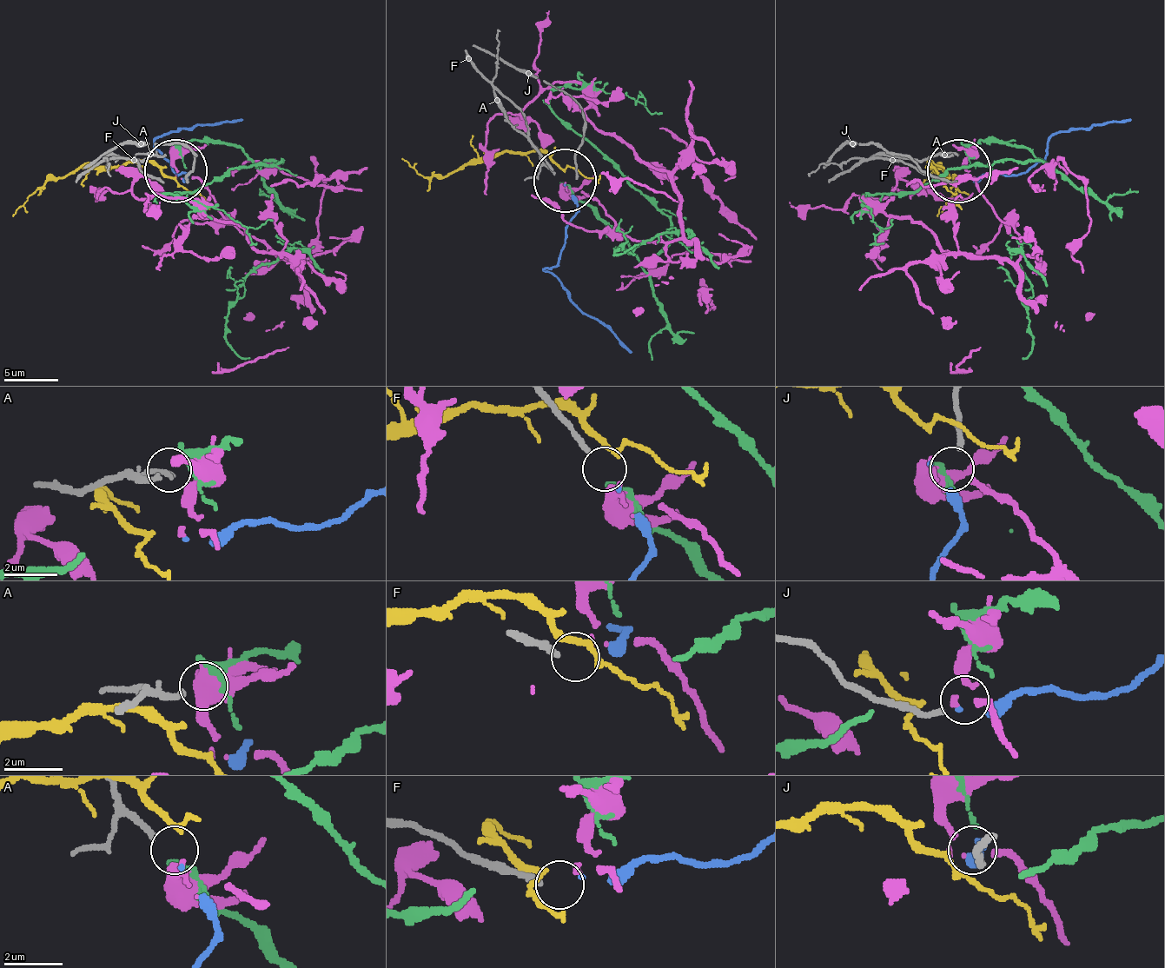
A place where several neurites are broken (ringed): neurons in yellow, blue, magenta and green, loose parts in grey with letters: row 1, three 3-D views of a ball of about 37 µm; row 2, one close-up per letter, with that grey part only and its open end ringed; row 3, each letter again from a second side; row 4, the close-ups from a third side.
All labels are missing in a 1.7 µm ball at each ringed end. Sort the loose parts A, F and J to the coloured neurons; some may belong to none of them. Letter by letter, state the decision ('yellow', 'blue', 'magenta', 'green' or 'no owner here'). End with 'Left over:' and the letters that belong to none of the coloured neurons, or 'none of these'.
A: green
F: blue
J: no owner here
Left over: J

